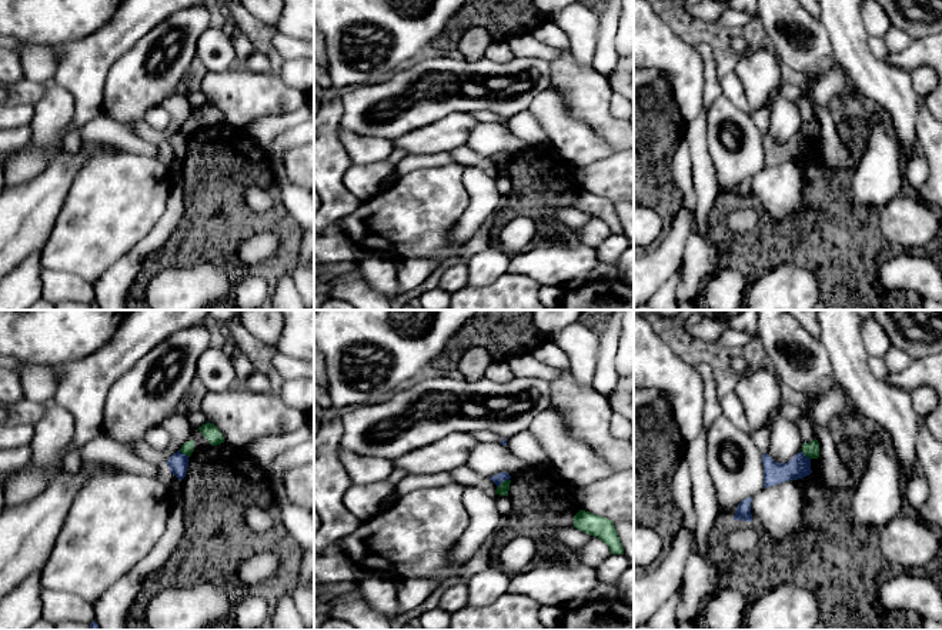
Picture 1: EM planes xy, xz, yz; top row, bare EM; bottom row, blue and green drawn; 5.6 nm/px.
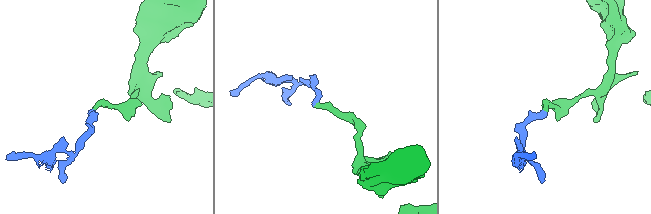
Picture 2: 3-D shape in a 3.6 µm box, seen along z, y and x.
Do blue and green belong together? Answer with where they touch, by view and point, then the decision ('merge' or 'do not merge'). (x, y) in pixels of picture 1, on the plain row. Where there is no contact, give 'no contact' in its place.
contact xz (503, 160); do not merge

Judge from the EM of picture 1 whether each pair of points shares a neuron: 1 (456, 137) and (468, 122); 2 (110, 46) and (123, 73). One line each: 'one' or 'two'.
1: one
2: two

